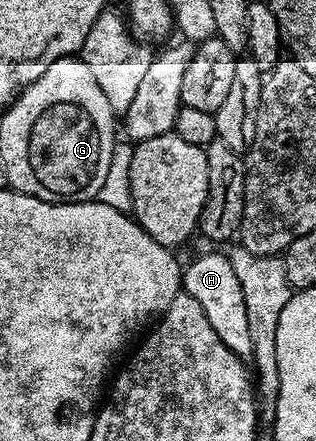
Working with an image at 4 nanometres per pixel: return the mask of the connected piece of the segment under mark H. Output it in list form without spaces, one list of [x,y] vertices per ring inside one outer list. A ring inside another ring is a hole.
[[[209,252],[197,257],[182,271],[182,291],[193,296],[201,304],[205,316],[209,319],[209,324],[212,325],[217,336],[221,337],[221,342],[244,362],[250,361],[254,354],[249,318],[245,309],[244,289],[241,288],[241,282],[233,269],[230,257],[226,253]]]

